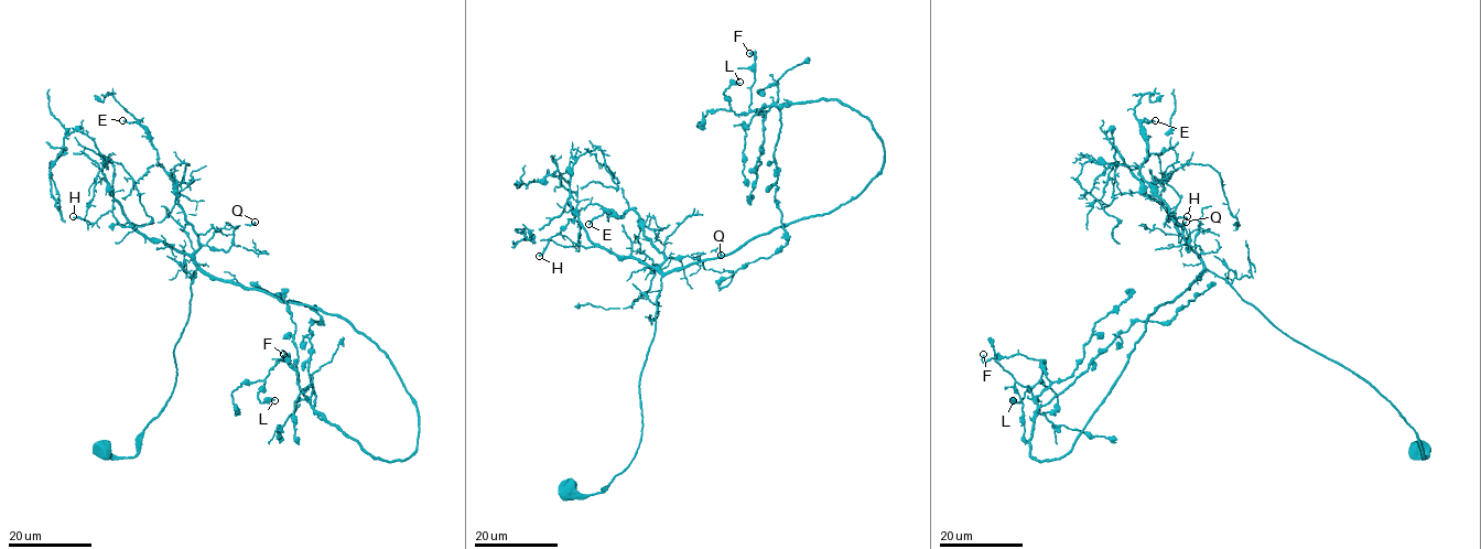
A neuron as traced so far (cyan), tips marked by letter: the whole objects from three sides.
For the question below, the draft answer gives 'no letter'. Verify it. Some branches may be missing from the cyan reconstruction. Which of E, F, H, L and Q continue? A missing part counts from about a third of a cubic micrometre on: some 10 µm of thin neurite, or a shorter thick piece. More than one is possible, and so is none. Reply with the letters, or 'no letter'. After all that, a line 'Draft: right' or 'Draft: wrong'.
H
Draft: wrong

